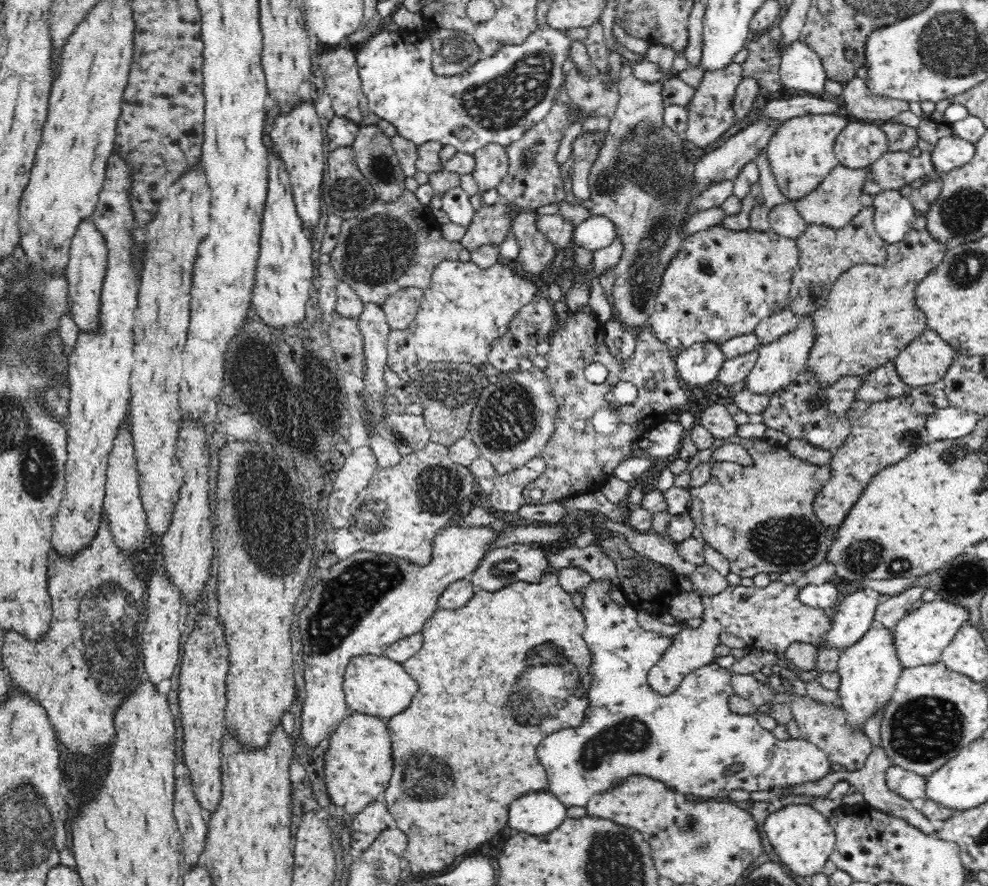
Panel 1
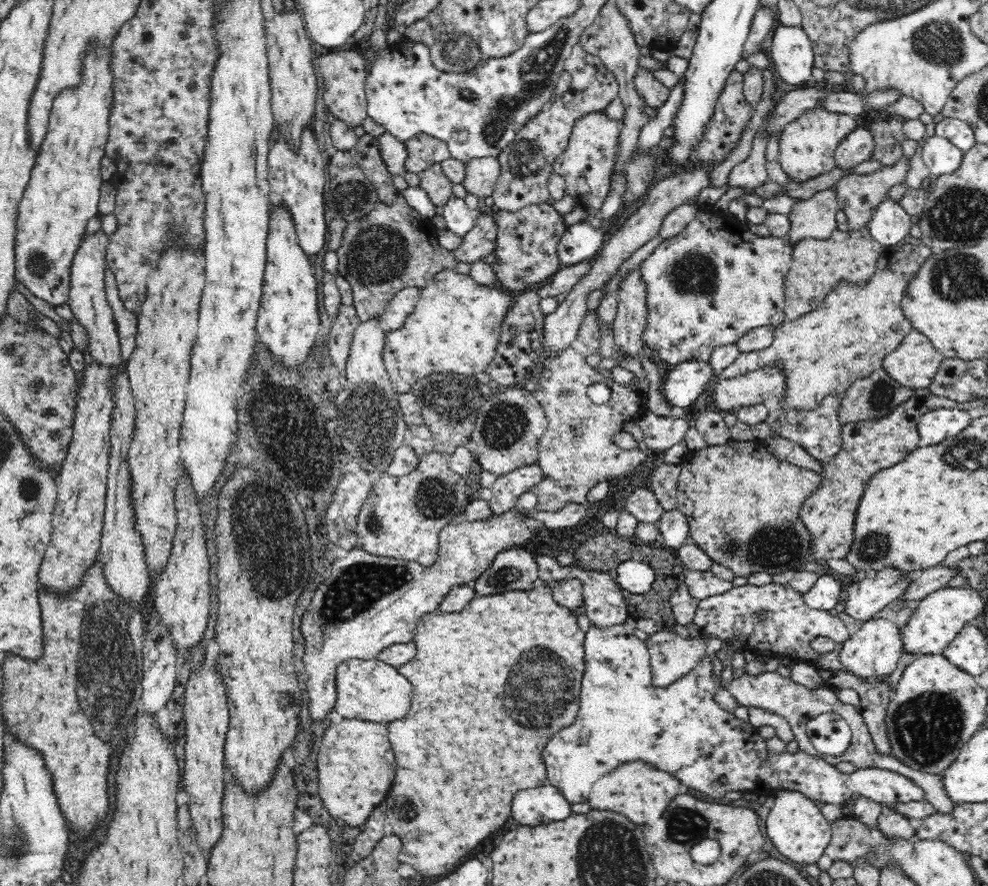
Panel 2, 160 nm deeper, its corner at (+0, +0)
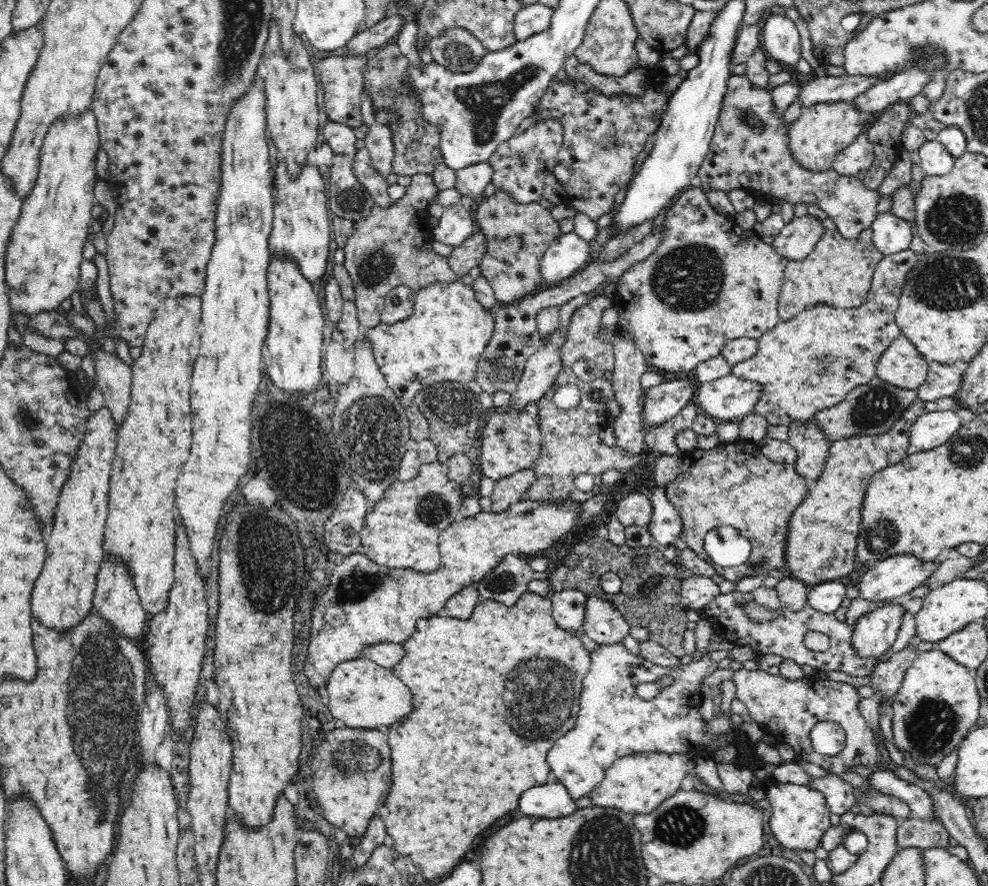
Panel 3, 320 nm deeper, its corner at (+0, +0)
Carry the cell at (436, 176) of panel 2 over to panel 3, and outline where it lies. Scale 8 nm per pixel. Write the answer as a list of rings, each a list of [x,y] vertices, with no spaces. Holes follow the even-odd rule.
[[[418,173],[411,176],[411,184],[406,189],[406,195],[393,204],[392,207],[375,205],[368,216],[353,224],[352,234],[348,236],[344,249],[345,261],[334,266],[334,278],[339,282],[343,299],[355,301],[359,323],[363,329],[370,329],[381,323],[381,310],[392,289],[406,285],[416,292],[436,282],[459,281],[459,275],[449,266],[446,256],[437,254],[432,248],[436,239],[432,236],[434,230],[427,225],[429,214],[426,206],[436,202],[440,196],[440,188],[432,173]]]

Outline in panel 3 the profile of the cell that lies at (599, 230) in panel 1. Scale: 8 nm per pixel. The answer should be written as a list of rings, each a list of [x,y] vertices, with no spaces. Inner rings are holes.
[[[568,232],[562,234],[551,243],[546,250],[541,268],[543,271],[544,286],[558,284],[562,280],[572,277],[576,272],[587,265],[586,260],[590,259],[590,244],[584,238],[581,238],[577,232]]]

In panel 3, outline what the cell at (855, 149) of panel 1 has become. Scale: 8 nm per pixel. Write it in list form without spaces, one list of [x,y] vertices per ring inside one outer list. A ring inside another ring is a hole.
[[[860,133],[833,160],[832,170],[841,175],[860,175],[872,164],[874,151],[867,133]]]

